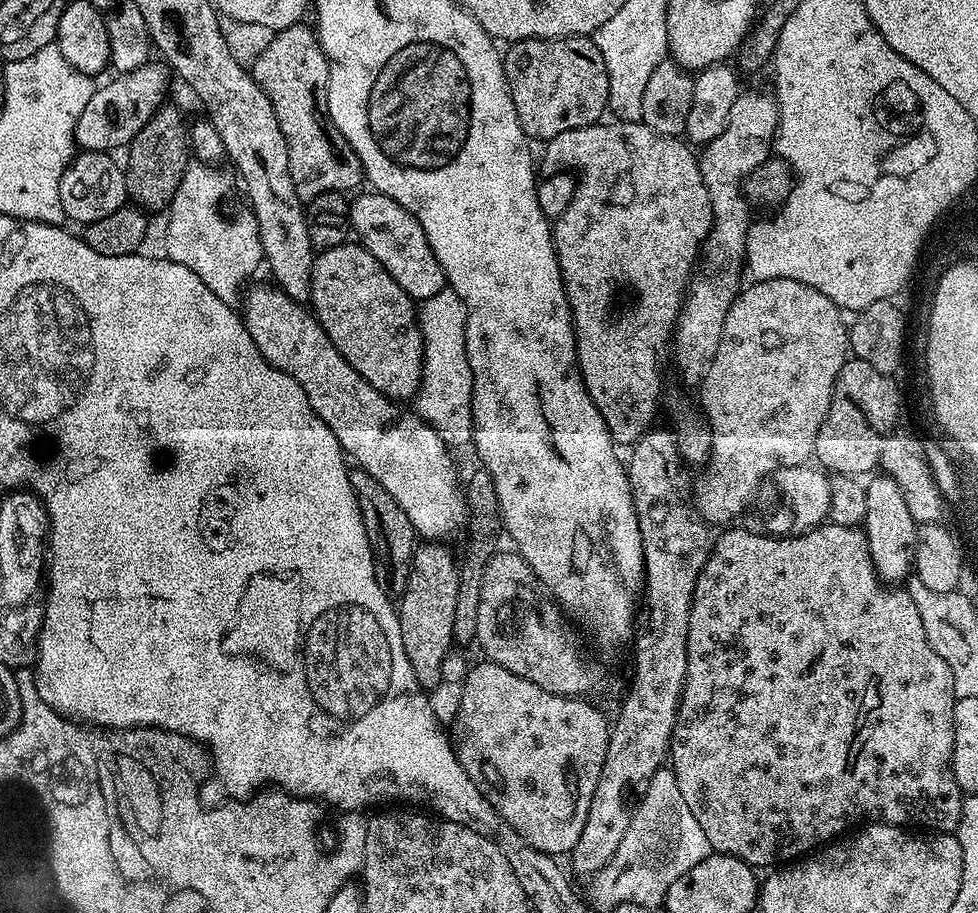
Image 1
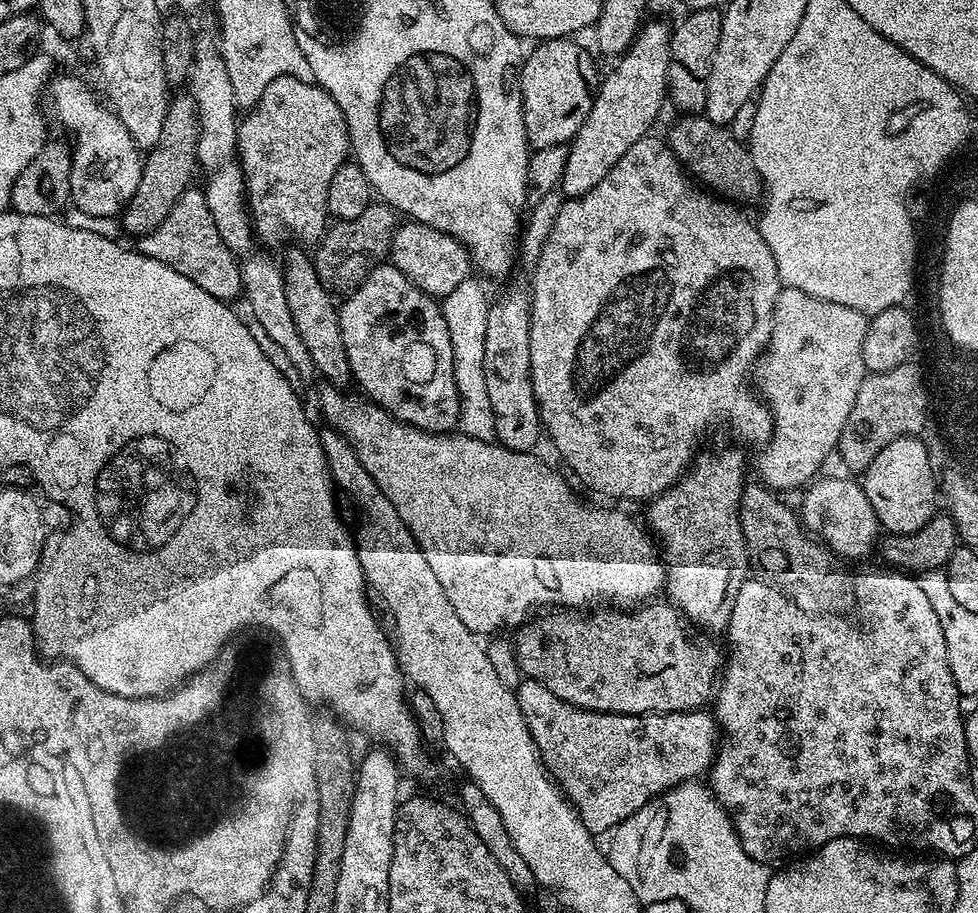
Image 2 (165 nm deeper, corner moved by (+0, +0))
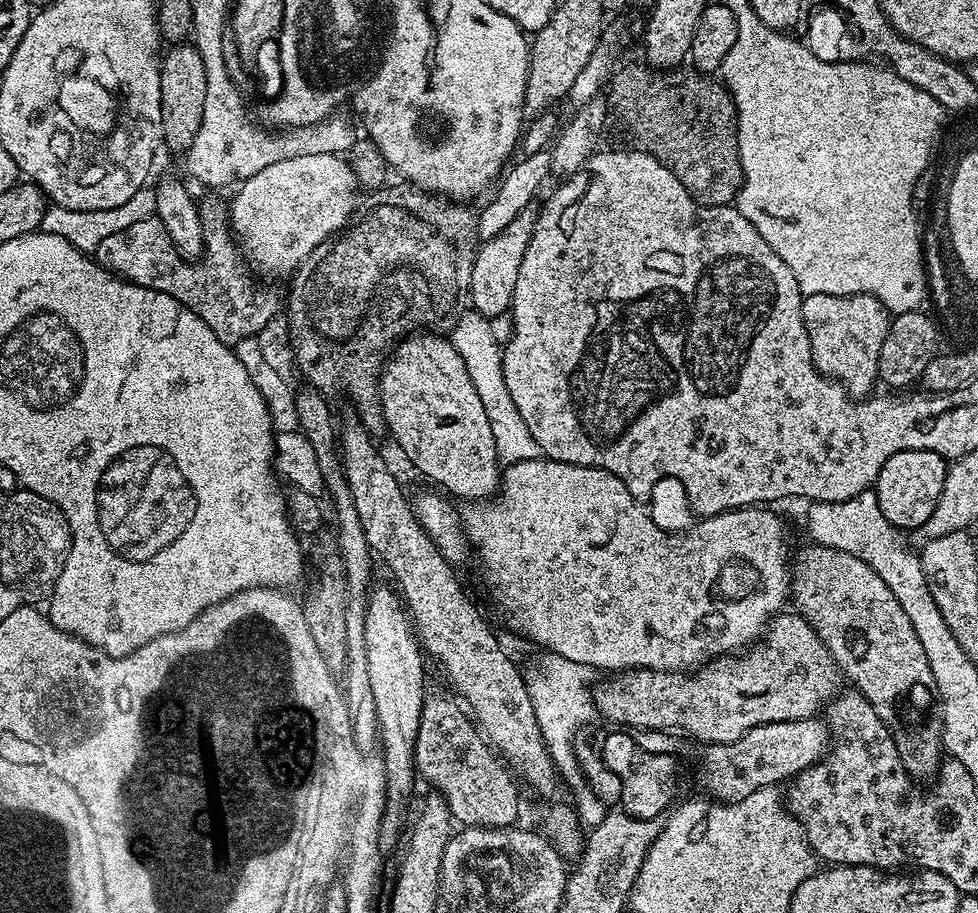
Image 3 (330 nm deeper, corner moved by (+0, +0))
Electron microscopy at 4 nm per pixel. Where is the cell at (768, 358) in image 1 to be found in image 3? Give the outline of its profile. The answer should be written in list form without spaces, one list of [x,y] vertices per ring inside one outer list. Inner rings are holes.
[[[810,294],[804,296],[802,318],[806,322],[816,369],[824,376],[839,380],[849,397],[867,397],[873,391],[871,388],[878,384],[878,354],[882,350],[882,342],[886,342],[890,323],[890,313],[883,302],[862,294]]]

